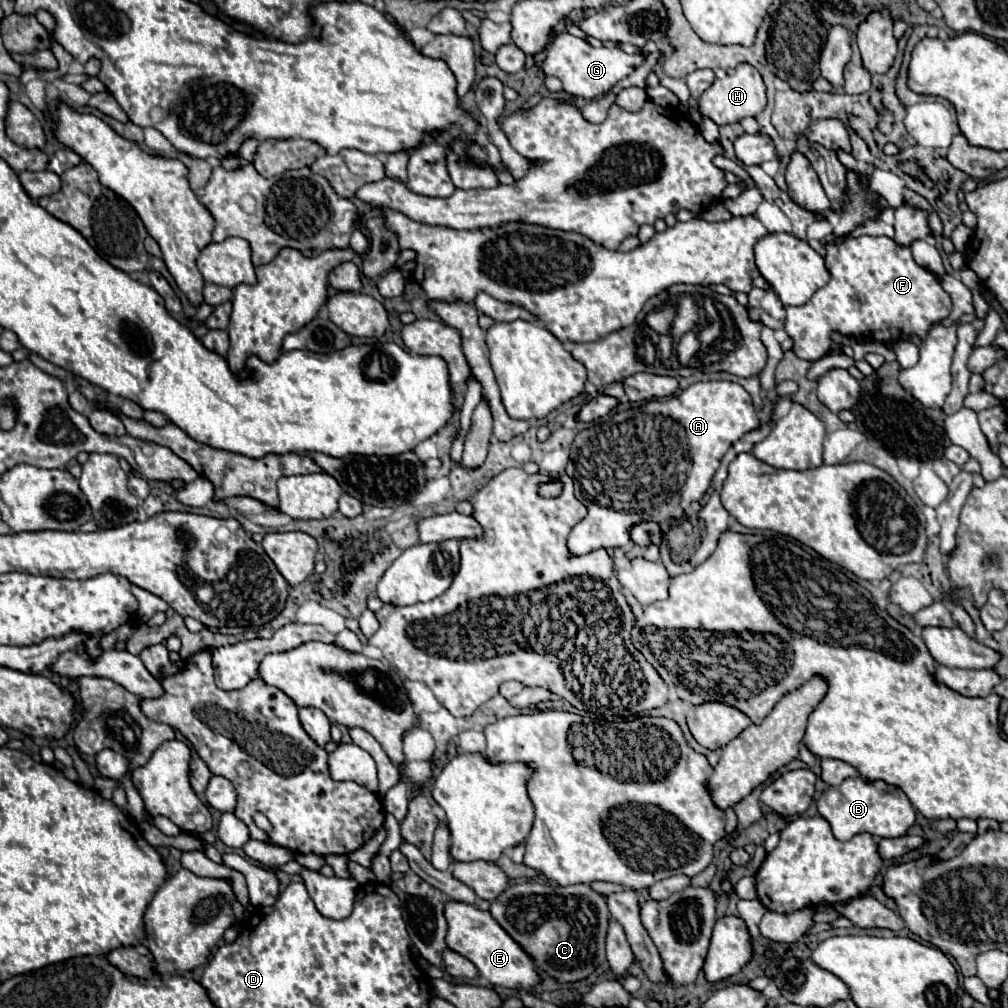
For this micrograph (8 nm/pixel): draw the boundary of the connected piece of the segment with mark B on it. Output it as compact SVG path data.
M850 777L838 787L828 787L818 799L818 813L830 823L838 841L848 841L858 833L870 833L874 837L902 837L916 819L916 811L904 791L886 785L884 781L866 783L862 777Z

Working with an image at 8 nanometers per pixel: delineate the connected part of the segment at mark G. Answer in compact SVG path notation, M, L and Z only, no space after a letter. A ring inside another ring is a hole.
M560 33L554 37L554 41L548 47L544 73L558 77L566 93L582 99L594 99L608 93L618 81L628 77L632 71L630 64L634 68L638 67L648 55L649 53L643 50L640 53L627 54L618 47L590 47L584 39L572 37L568 33Z

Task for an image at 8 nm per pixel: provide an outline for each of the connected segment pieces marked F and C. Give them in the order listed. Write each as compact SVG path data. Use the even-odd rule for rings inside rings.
M836 237L826 243L826 269L830 273L830 281L826 287L814 293L814 297L800 307L786 307L784 329L792 337L792 351L806 361L822 359L826 353L836 355L842 353L842 345L836 343L830 333L838 331L846 337L870 337L880 343L908 339L910 335L920 335L922 339L928 335L932 325L944 317L948 317L952 309L952 301L948 293L940 287L940 281L934 273L920 267L908 247L900 247L890 237Z
M522 883L508 887L492 901L492 917L528 953L540 973L558 983L586 979L606 961L604 939L608 931L606 897L590 885L562 887L558 883Z

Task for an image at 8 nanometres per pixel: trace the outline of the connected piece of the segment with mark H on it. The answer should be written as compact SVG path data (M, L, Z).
M744 63L744 65L736 67L736 71L726 75L724 79L716 79L710 85L710 89L706 89L702 93L702 97L698 99L698 105L700 105L702 117L712 119L716 125L738 123L746 117L756 117L766 107L766 87L762 83L760 73L752 65Z

